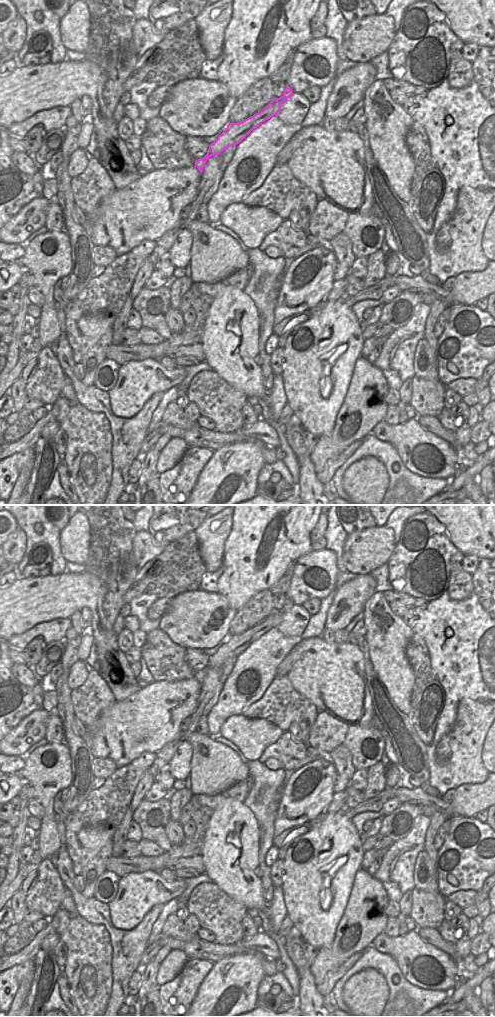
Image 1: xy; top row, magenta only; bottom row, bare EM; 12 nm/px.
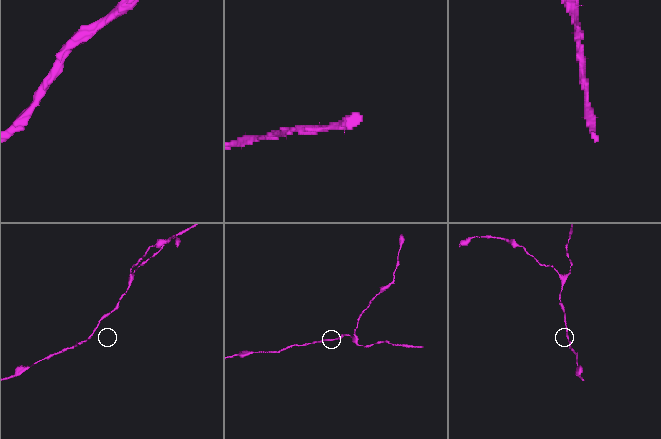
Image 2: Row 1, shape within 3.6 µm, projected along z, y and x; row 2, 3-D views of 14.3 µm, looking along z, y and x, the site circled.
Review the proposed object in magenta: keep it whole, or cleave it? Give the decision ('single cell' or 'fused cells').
single cell

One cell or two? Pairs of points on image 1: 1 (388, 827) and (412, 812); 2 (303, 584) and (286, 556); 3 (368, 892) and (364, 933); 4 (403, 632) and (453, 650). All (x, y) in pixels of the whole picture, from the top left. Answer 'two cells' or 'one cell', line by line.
1: one cell
2: two cells
3: one cell
4: two cells

